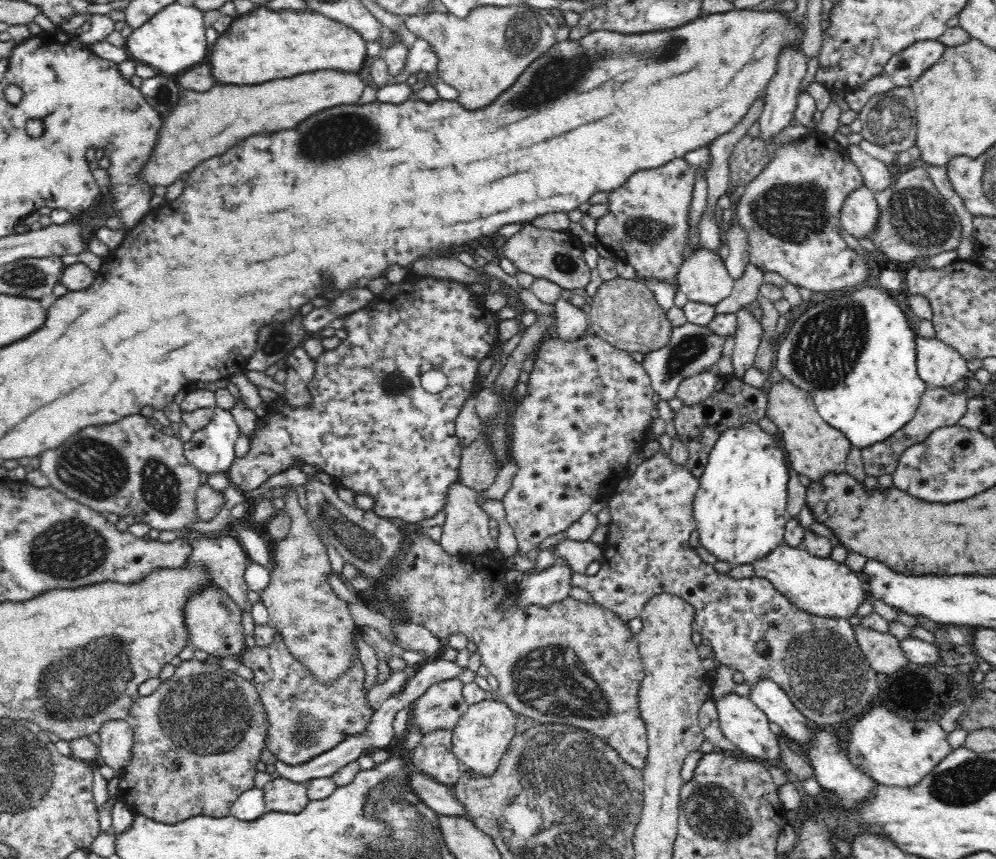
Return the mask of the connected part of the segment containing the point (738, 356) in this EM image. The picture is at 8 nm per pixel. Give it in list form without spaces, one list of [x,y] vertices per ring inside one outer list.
[[[746,306],[736,312],[737,330],[735,332],[735,345],[732,353],[733,376],[743,378],[747,370],[752,368],[758,346],[762,342],[764,327],[752,312],[752,307]]]

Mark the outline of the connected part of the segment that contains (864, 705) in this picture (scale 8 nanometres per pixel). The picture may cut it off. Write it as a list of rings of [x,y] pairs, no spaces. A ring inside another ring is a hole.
[[[657,452],[652,458],[645,459],[636,470],[628,474],[628,486],[626,486],[626,492],[616,492],[608,498],[608,507],[611,512],[612,520],[607,524],[608,531],[603,546],[603,556],[600,558],[601,566],[597,574],[594,576],[588,576],[586,574],[580,575],[573,571],[571,576],[571,586],[578,586],[582,590],[589,592],[594,601],[608,610],[619,616],[623,622],[630,622],[632,618],[638,618],[641,616],[641,611],[644,605],[653,597],[662,593],[668,593],[671,595],[679,595],[679,597],[687,601],[688,605],[695,608],[696,612],[692,623],[693,632],[698,632],[703,638],[710,640],[710,649],[716,653],[716,660],[722,665],[730,667],[734,671],[741,672],[744,675],[744,681],[752,687],[757,683],[760,683],[763,679],[770,679],[772,683],[779,685],[783,688],[784,693],[788,694],[788,697],[792,700],[793,705],[801,712],[801,714],[810,722],[816,725],[833,725],[836,722],[846,722],[850,718],[856,718],[863,714],[874,702],[876,697],[879,696],[879,683],[877,673],[869,666],[867,658],[860,650],[860,645],[856,642],[854,636],[853,625],[844,618],[830,618],[828,616],[816,616],[812,613],[800,610],[795,604],[792,604],[788,597],[784,596],[780,591],[774,588],[772,582],[768,582],[766,579],[760,577],[749,577],[742,579],[734,579],[724,572],[718,572],[712,564],[704,563],[698,555],[696,555],[696,547],[692,547],[692,544],[688,543],[690,534],[696,530],[695,520],[693,517],[693,500],[698,490],[698,479],[688,470],[687,465],[674,464],[674,461],[670,459],[669,454],[664,452]],[[759,640],[765,640],[769,644],[769,649],[763,654],[757,654],[756,643]]]

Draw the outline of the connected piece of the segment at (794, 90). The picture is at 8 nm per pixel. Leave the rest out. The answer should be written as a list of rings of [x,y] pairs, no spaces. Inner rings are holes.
[[[788,46],[786,52],[780,56],[778,60],[778,72],[774,74],[776,78],[768,84],[768,88],[764,90],[765,105],[759,116],[759,127],[761,130],[761,138],[770,142],[774,136],[778,136],[778,132],[782,132],[786,126],[795,118],[795,108],[797,105],[797,98],[800,94],[800,82],[806,74],[806,67],[808,60],[805,54],[798,46]]]

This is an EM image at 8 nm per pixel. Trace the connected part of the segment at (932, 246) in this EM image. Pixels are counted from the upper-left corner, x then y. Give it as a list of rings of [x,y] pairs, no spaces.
[[[918,165],[905,174],[898,174],[886,191],[874,192],[880,217],[876,233],[868,240],[878,252],[896,262],[931,257],[946,251],[956,251],[962,242],[962,224],[956,210],[934,186],[926,169]]]

